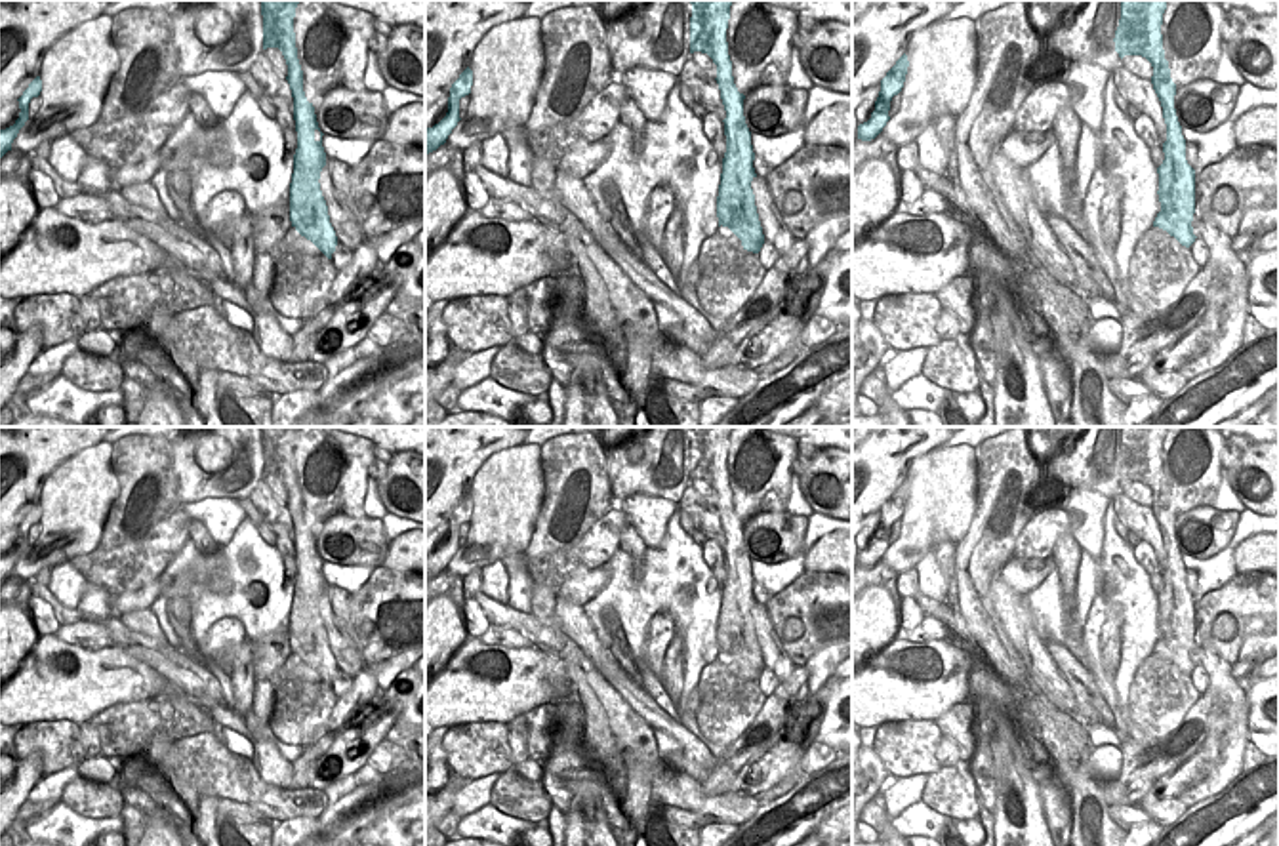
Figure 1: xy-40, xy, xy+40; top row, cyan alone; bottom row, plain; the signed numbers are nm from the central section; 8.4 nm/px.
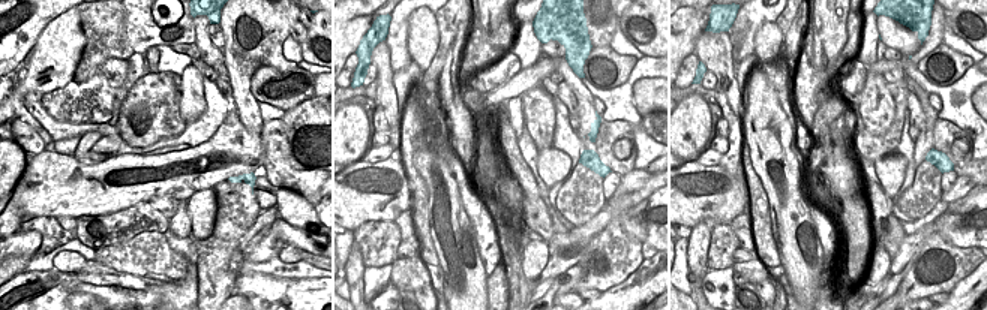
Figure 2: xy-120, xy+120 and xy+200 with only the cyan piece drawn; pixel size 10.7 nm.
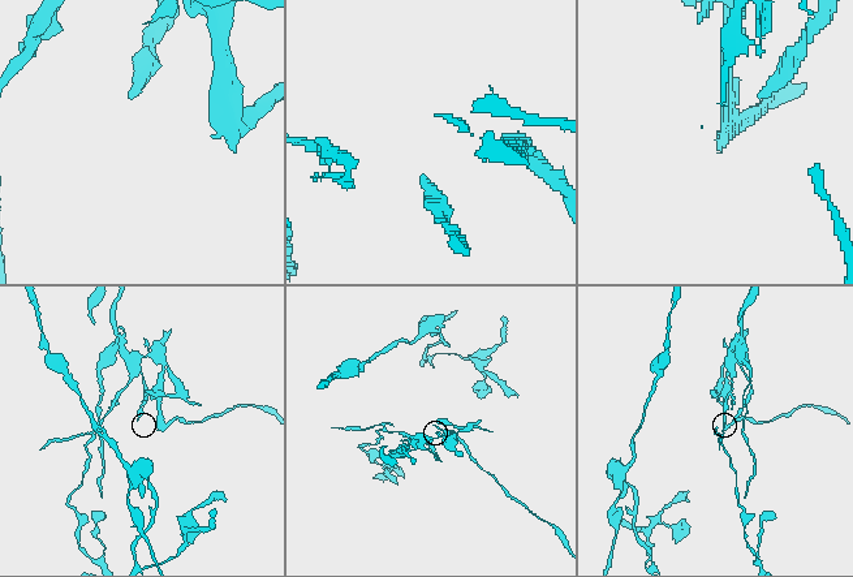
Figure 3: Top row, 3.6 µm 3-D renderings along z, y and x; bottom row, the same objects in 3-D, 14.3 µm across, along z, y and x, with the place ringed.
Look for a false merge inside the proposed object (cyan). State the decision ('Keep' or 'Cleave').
Cleave

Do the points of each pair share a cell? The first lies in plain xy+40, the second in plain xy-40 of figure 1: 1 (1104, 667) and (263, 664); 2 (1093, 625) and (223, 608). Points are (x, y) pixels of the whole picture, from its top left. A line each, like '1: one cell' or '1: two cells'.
1: two cells
2: two cells

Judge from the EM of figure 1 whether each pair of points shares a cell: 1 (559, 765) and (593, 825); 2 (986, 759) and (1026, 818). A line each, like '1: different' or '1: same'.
1: same
2: same

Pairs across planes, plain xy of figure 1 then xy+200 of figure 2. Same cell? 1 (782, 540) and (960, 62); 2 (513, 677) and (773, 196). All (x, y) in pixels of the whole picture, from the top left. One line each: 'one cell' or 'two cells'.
1: one cell
2: two cells

